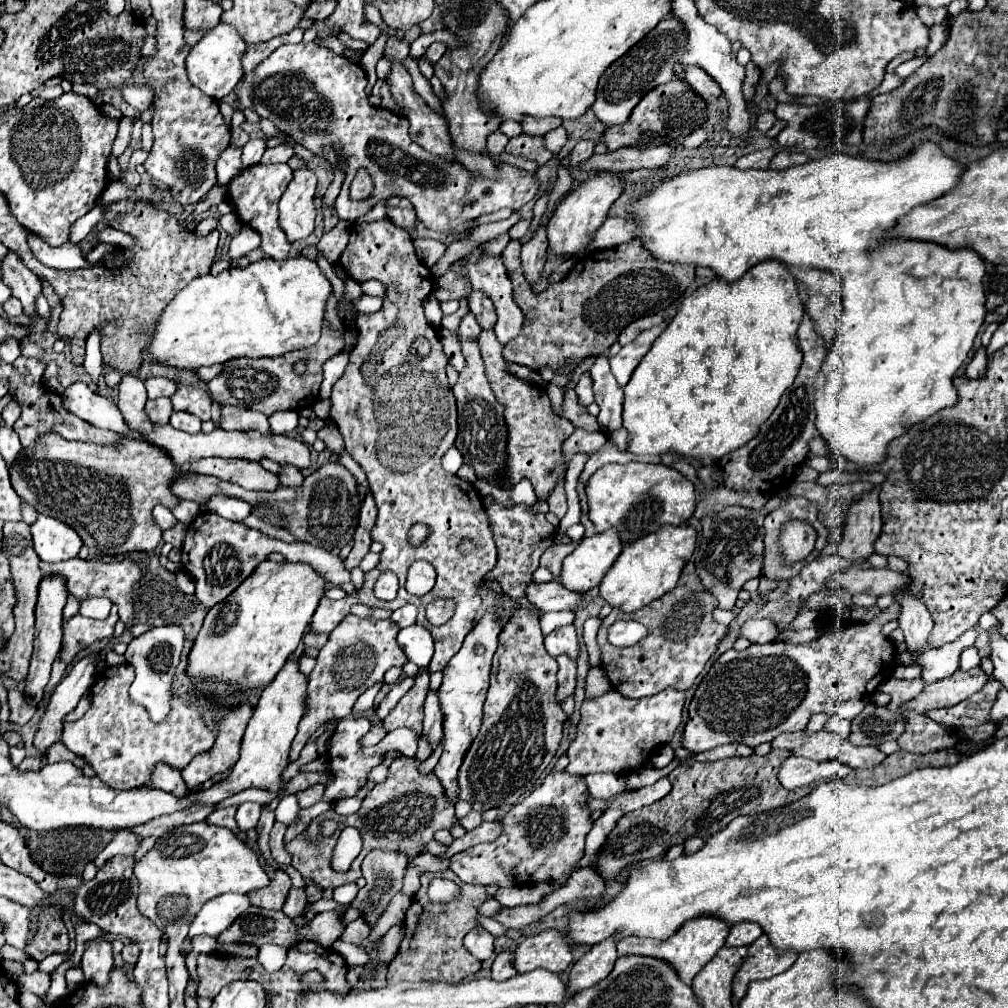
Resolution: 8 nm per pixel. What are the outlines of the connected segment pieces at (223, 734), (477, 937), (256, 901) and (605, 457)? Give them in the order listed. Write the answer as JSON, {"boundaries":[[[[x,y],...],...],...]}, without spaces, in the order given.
{"boundaries":[[[[242,704],[230,712],[222,712],[220,732],[216,736],[214,746],[204,754],[194,756],[190,764],[180,770],[190,792],[198,792],[202,782],[234,766],[234,762],[238,760],[240,740],[242,740],[242,734],[246,730],[250,716],[252,716],[250,704]]],[[[478,926],[466,934],[464,946],[478,960],[486,960],[494,954],[494,936],[488,930],[484,930],[482,926]]],[[[276,870],[266,888],[260,888],[260,890],[254,890],[248,894],[250,904],[260,906],[260,908],[268,908],[268,910],[280,910],[290,886],[292,886],[292,882],[290,882],[288,874],[282,870]]],[[[608,438],[608,442],[588,458],[588,462],[586,462],[586,466],[584,466],[582,474],[580,474],[580,480],[582,480],[582,482],[588,482],[588,478],[590,478],[600,466],[604,466],[604,464],[608,464],[608,462],[614,462],[614,460],[620,460],[620,462],[626,462],[626,464],[630,461],[652,464],[661,463],[659,456],[637,456],[630,454],[630,452],[620,452],[620,448]]]]}

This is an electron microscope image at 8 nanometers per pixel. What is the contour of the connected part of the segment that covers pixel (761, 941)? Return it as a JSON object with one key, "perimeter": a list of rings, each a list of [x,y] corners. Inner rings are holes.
{"perimeter":[[[762,934],[754,944],[748,946],[748,956],[732,982],[732,994],[742,1000],[750,980],[764,980],[782,974],[796,962],[796,952],[782,952],[770,946],[768,938]]]}

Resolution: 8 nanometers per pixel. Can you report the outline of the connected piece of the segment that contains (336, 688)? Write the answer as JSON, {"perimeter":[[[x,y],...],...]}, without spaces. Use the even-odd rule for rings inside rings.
{"perimeter":[[[354,614],[346,616],[346,620],[342,620],[334,628],[328,642],[320,650],[320,654],[316,658],[316,666],[310,674],[308,708],[306,708],[306,716],[300,722],[298,734],[292,742],[290,762],[294,762],[300,756],[300,750],[304,748],[308,738],[320,726],[324,726],[326,720],[346,718],[352,712],[352,706],[358,700],[358,696],[362,692],[366,692],[368,688],[372,688],[374,684],[382,682],[388,668],[406,664],[406,654],[402,652],[402,648],[398,646],[398,640],[396,640],[398,632],[400,632],[400,626],[392,620],[390,622],[376,620],[376,618],[362,620]]]}

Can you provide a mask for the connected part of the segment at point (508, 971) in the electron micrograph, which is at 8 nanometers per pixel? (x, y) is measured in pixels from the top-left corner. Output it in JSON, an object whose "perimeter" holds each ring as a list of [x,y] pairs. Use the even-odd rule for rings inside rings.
{"perimeter":[[[500,952],[492,964],[492,976],[496,982],[502,982],[502,980],[508,980],[516,974],[514,966],[512,966],[512,952]]]}

